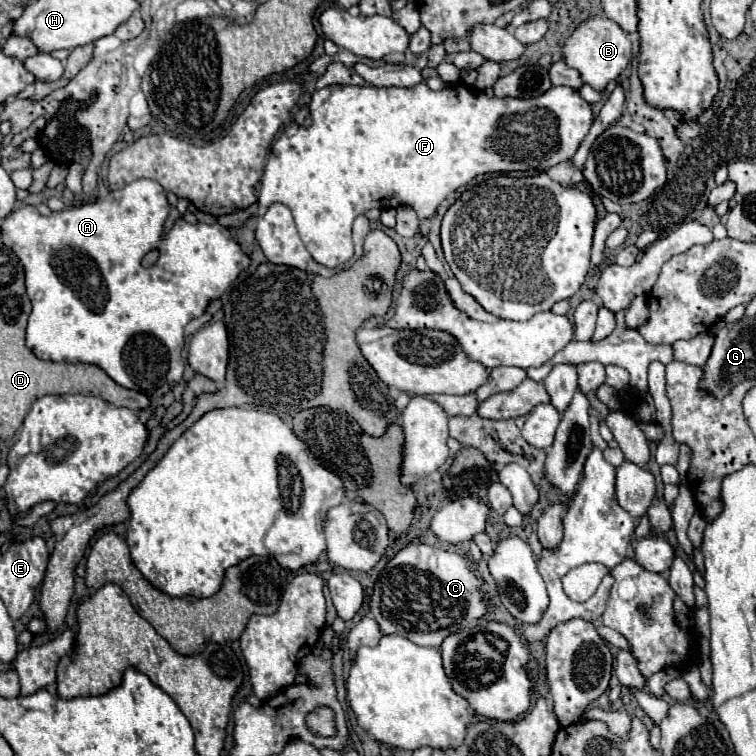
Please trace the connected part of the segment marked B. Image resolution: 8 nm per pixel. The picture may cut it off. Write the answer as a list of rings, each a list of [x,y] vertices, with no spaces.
[[[592,15],[590,19],[576,25],[574,33],[566,39],[562,47],[562,59],[568,67],[576,69],[580,73],[580,79],[588,83],[596,91],[604,91],[606,85],[620,77],[620,73],[628,67],[632,57],[632,43],[622,31],[618,23],[604,15]]]

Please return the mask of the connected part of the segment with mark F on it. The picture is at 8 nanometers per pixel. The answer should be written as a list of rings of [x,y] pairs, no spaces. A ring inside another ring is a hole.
[[[424,81],[414,85],[414,87],[358,87],[358,85],[328,85],[324,89],[316,89],[312,93],[312,125],[308,129],[304,129],[302,125],[290,123],[278,137],[278,141],[272,145],[270,151],[270,159],[268,165],[264,169],[264,177],[262,177],[262,187],[260,187],[260,195],[258,195],[258,217],[266,213],[266,209],[272,203],[282,203],[286,205],[296,221],[300,239],[304,241],[306,249],[310,251],[310,255],[326,265],[326,267],[338,267],[342,263],[346,263],[352,255],[354,255],[354,245],[352,245],[352,221],[356,215],[366,213],[372,207],[380,207],[380,203],[390,203],[392,207],[396,205],[410,205],[414,207],[414,211],[418,213],[420,219],[428,219],[436,213],[438,205],[450,195],[454,193],[458,187],[468,185],[476,175],[484,175],[484,173],[510,173],[510,171],[546,171],[566,159],[570,159],[578,145],[582,143],[582,139],[588,135],[588,129],[592,125],[592,109],[590,105],[578,95],[576,89],[572,87],[550,87],[550,91],[534,97],[534,99],[514,99],[514,97],[506,97],[506,99],[498,99],[498,97],[488,97],[486,93],[478,93],[472,87],[464,85],[464,83],[452,83],[446,85],[442,91],[432,91]],[[506,115],[518,115],[516,121],[508,123],[504,129],[500,129],[500,117]]]

